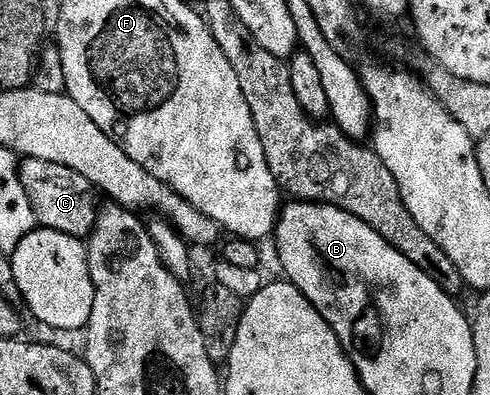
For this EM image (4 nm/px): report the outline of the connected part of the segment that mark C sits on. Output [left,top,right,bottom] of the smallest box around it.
[21,159,100,238]

